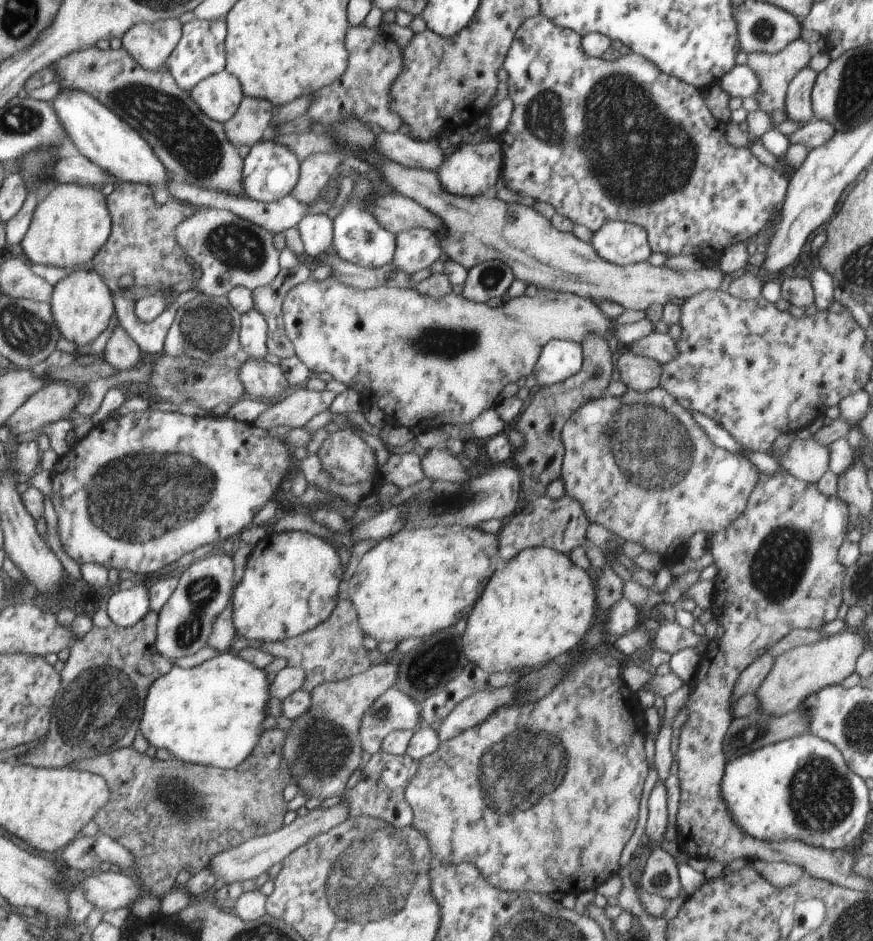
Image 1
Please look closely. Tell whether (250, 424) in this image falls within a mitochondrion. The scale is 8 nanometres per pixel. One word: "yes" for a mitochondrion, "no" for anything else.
no

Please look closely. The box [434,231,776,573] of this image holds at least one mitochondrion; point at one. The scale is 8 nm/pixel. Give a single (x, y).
(651, 450)

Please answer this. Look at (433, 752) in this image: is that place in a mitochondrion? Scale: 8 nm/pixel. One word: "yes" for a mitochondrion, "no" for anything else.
no

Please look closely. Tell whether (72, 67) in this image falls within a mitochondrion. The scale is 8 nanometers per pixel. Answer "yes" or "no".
no

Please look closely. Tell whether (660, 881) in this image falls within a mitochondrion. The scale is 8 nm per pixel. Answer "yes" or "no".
yes

